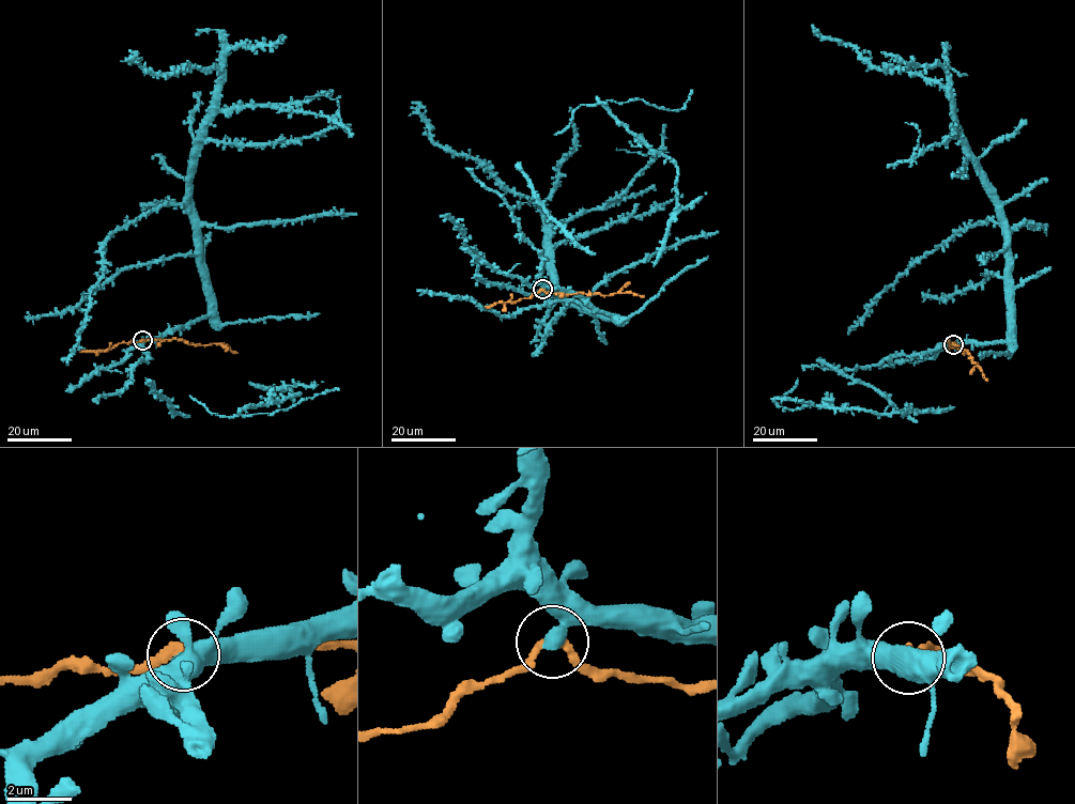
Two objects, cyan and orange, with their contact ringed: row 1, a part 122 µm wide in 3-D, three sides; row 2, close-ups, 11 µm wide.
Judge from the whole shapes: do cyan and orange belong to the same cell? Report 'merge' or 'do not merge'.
do not merge

